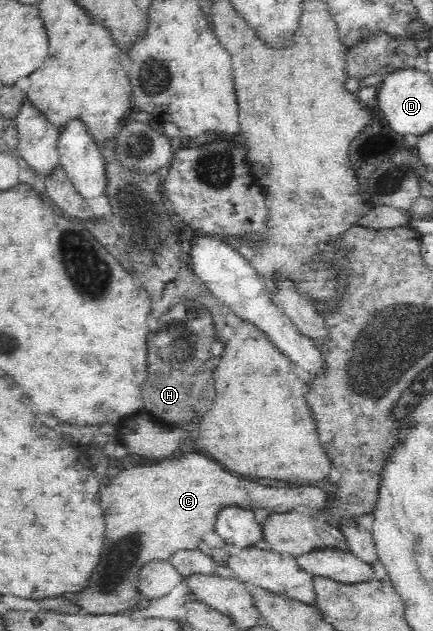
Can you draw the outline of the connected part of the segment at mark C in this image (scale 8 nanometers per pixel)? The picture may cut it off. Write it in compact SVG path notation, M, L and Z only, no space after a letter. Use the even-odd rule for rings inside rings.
M184 452L177 458L161 459L155 465L133 466L120 471L112 481L100 489L102 492L102 510L104 510L105 538L104 554L100 559L100 566L96 570L96 578L90 580L90 588L86 588L80 594L68 594L66 598L79 604L85 614L118 614L124 613L126 608L134 605L136 598L122 600L120 596L112 596L112 590L116 594L126 590L138 590L140 568L150 560L170 559L177 551L199 549L202 537L206 532L215 531L218 514L228 508L236 506L251 512L266 510L272 512L296 511L294 506L308 506L308 512L315 514L326 506L328 495L316 484L302 484L302 486L286 486L286 488L274 488L274 486L262 486L252 480L242 480L230 472L226 472L220 464L208 460L203 452L188 454Z

